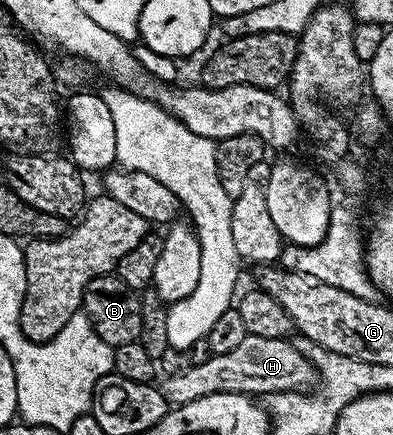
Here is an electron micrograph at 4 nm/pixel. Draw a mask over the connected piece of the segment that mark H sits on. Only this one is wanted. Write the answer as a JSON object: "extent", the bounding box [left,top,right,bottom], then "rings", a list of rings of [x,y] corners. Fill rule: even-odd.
{"extent":[162,335,318,405],"rings":[[[248,335],[230,353],[212,355],[210,361],[193,363],[182,373],[169,375],[163,380],[162,390],[169,404],[179,405],[210,397],[214,393],[238,393],[253,397],[271,397],[277,391],[303,391],[315,388],[318,383],[316,366],[302,354],[295,342],[274,337]]]}

